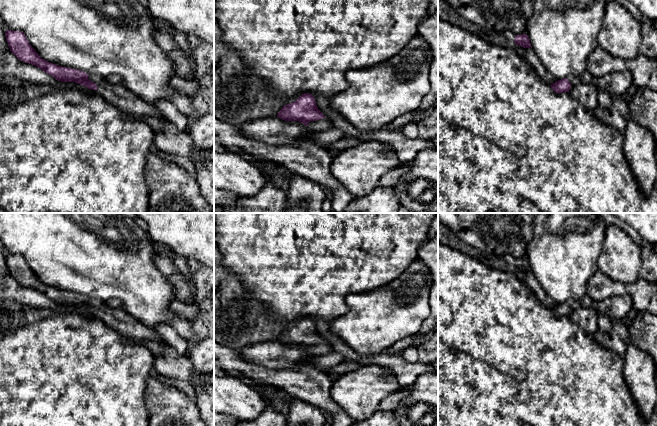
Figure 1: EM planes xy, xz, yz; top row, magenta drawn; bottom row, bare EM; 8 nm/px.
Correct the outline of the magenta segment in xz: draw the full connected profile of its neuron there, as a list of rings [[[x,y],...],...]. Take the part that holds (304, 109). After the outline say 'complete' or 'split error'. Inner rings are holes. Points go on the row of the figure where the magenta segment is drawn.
[[[304,93],[295,102],[284,105],[277,117],[285,121],[299,121],[316,132],[334,127],[332,121],[318,109],[314,96],[309,93]]]; split error

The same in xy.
[[[7,30],[5,36],[10,51],[19,60],[40,68],[56,80],[75,82],[88,89],[97,90],[106,101],[116,106],[124,114],[131,115],[133,119],[144,121],[146,117],[156,117],[166,120],[153,104],[141,100],[123,83],[110,84],[104,77],[89,76],[83,71],[62,67],[42,59],[21,31]]]; split error

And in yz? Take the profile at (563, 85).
[[[570,75],[567,78],[556,81],[551,84],[551,88],[556,93],[569,92],[572,86],[576,86],[581,82],[580,77],[576,75]]]; split error

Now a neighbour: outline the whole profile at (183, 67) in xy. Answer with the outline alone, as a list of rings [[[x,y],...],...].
[[[156,30],[154,40],[174,62],[175,76],[186,78],[192,75],[194,78],[196,69],[192,68],[190,58],[173,39],[171,32]]]

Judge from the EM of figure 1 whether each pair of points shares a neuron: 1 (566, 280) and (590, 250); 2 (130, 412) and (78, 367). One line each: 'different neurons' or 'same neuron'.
1: same neuron
2: same neuron

